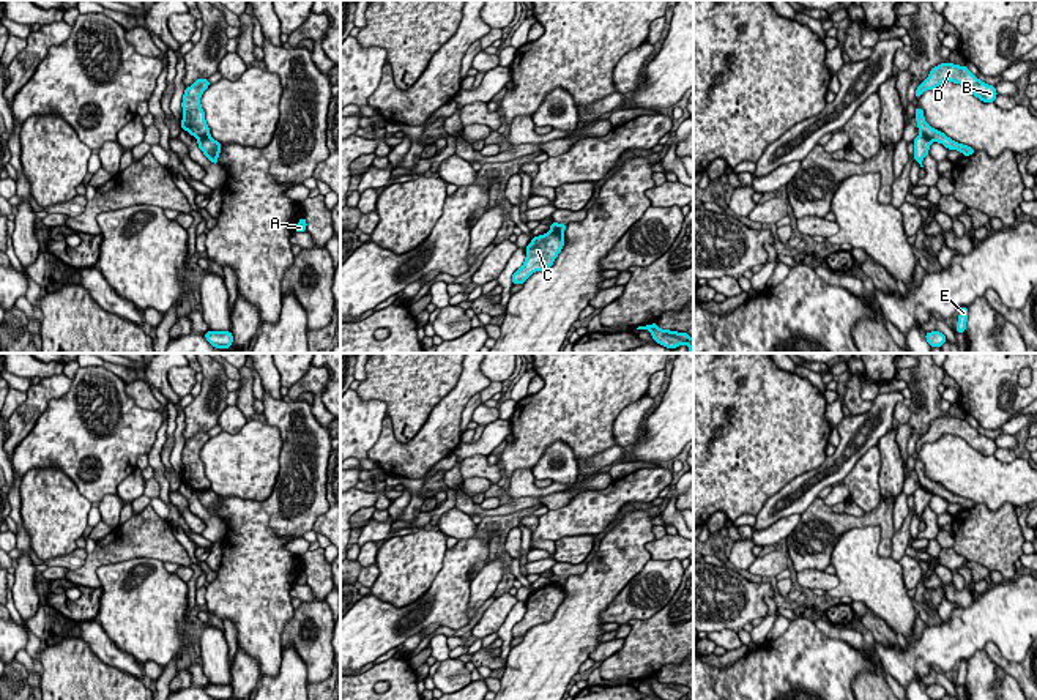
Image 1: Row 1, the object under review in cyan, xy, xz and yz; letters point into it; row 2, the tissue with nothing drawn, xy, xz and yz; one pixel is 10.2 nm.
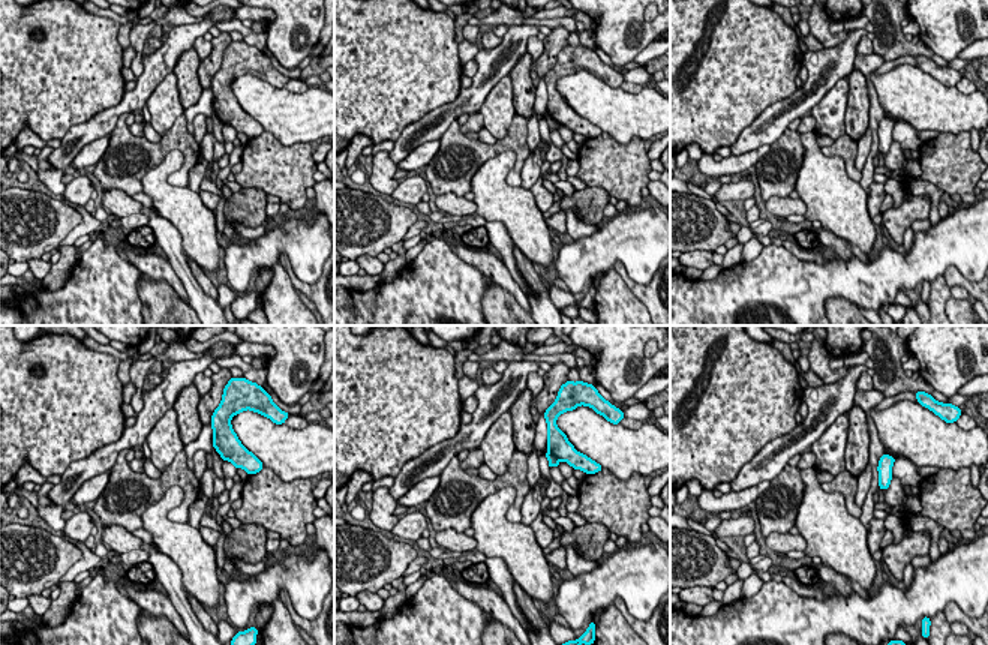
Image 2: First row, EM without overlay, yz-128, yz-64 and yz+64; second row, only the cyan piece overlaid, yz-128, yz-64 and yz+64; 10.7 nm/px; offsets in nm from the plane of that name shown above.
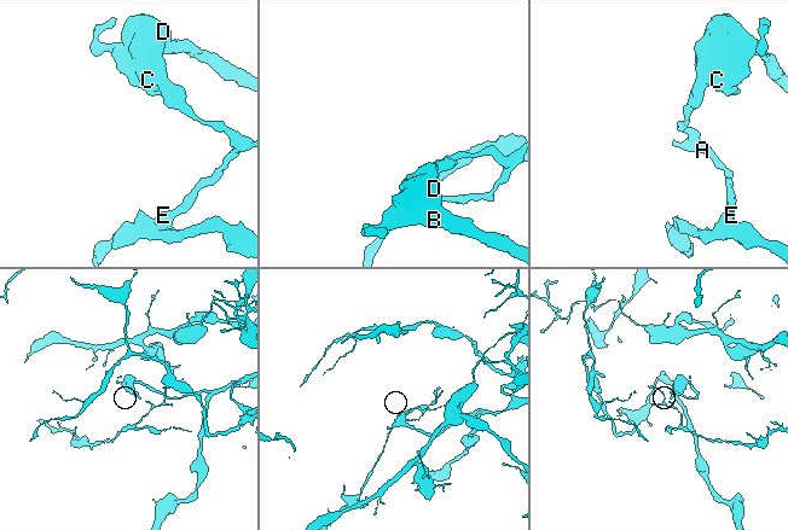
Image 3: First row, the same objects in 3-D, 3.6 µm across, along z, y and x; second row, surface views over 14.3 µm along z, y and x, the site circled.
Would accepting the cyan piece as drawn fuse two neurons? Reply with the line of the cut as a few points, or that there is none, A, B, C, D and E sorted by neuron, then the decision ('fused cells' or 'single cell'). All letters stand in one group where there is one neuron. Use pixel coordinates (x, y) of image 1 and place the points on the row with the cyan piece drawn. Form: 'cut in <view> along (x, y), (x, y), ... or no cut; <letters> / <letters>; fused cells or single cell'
cut in xy along (208, 134), (197, 139); A E / B C D; fused cells

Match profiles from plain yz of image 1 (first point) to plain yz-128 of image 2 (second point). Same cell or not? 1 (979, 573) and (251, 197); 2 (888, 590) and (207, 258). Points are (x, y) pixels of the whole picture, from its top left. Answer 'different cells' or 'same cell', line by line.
1: same cell
2: same cell

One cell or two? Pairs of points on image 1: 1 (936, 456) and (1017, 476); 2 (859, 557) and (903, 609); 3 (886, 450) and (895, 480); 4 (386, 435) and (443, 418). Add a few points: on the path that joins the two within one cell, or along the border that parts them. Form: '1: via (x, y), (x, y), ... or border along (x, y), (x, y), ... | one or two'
1: via (957, 465), (974, 476), (996, 476) | one
2: via (864, 569), (891, 596) | one
3: via (891, 457), (892, 472) | one
4: via (399, 448), (415, 448), (431, 432) | one

